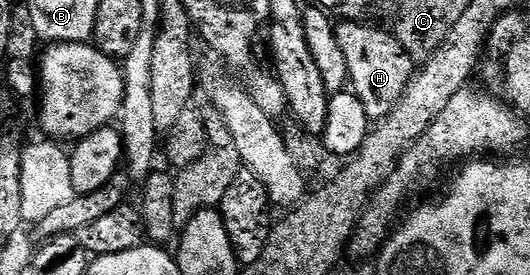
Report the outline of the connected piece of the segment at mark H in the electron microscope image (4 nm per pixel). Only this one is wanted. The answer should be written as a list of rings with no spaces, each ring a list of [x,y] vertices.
[[[340,22],[336,25],[336,38],[347,59],[349,86],[363,103],[364,112],[370,121],[386,117],[405,93],[417,70],[405,48],[386,29],[385,31],[359,22]]]

